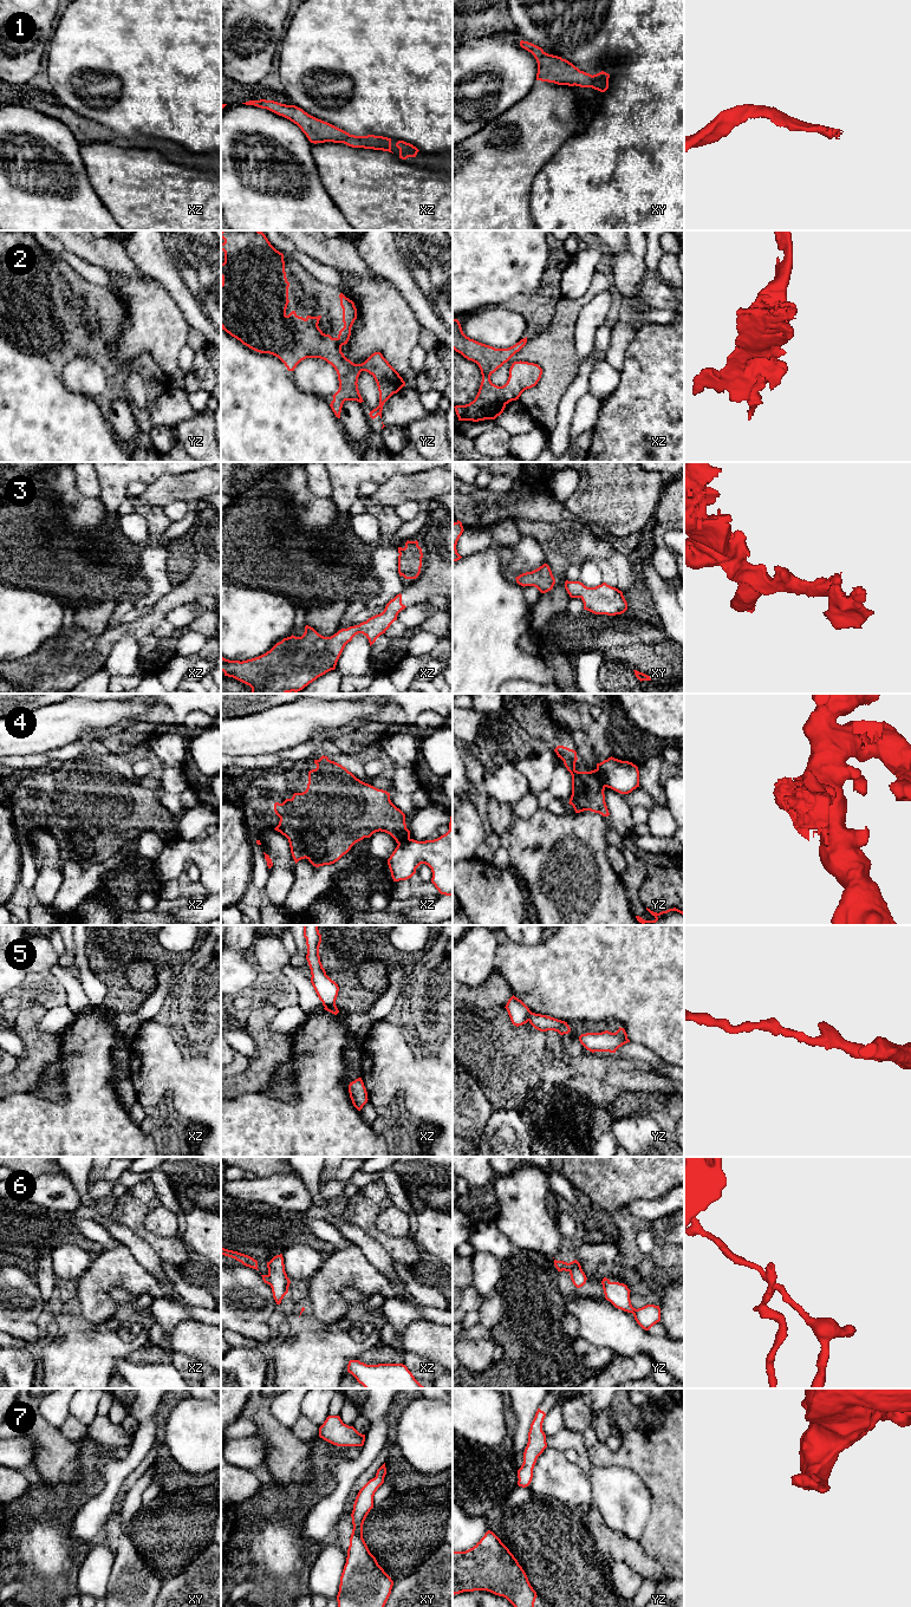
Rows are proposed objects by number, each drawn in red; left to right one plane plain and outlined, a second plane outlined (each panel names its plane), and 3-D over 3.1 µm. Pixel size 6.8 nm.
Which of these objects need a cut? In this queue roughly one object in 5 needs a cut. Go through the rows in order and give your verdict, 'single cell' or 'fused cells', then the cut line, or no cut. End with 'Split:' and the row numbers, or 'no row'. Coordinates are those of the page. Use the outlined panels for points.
1: single cell; no cut
2: single cell; no cut
3: single cell; no cut
4: fused cells; cut in yz along (596, 769), (605, 786)
5: single cell; no cut
6: fused cells; cut in yz along (580, 1268), (573, 1268), (570, 1272)
7: single cell; no cut
Split: 4, 6

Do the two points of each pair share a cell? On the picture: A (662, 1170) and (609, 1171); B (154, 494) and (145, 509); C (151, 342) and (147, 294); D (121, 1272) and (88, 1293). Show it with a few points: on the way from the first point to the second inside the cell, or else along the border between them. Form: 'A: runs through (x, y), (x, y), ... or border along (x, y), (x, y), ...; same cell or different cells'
A: runs through (649, 1170), (622, 1170); same cell
B: border along (163, 508), (156, 505), (138, 505), (134, 511); different cells
C: runs through (151, 330), (151, 316), (148, 306); same cell
D: runs through (112, 1272), (109, 1272), (96, 1285); same cell

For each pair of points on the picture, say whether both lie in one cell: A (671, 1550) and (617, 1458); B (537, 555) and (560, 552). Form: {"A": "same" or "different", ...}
{"A": "same", "B": "different"}

